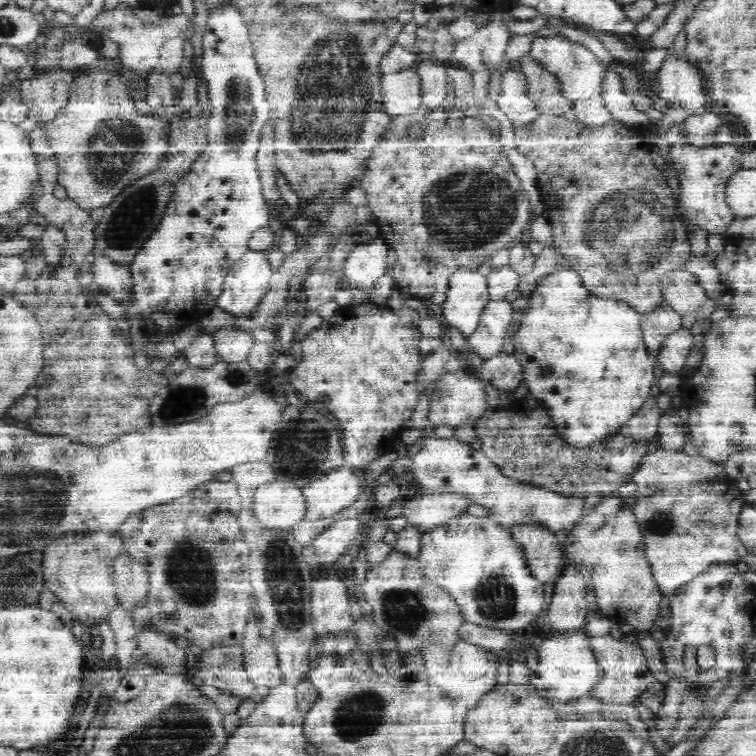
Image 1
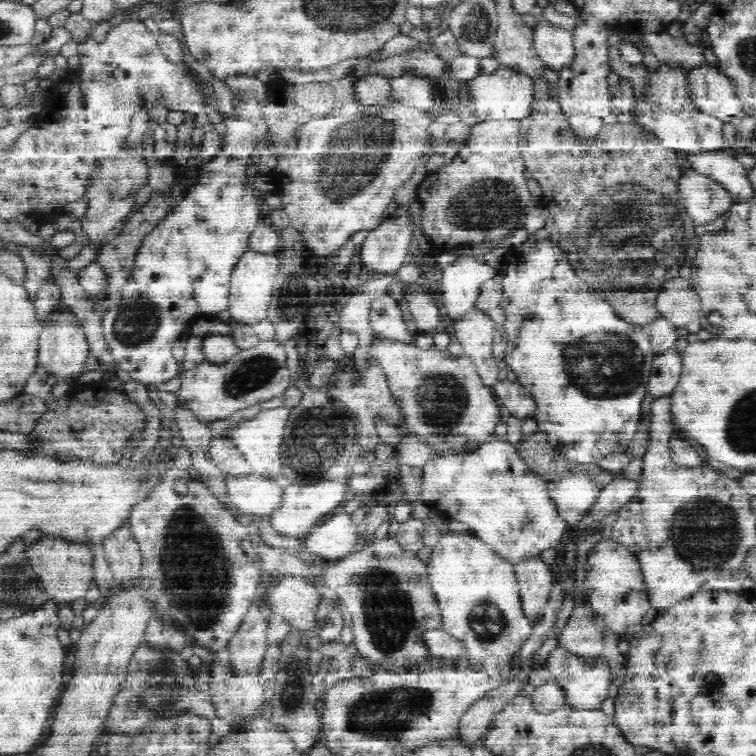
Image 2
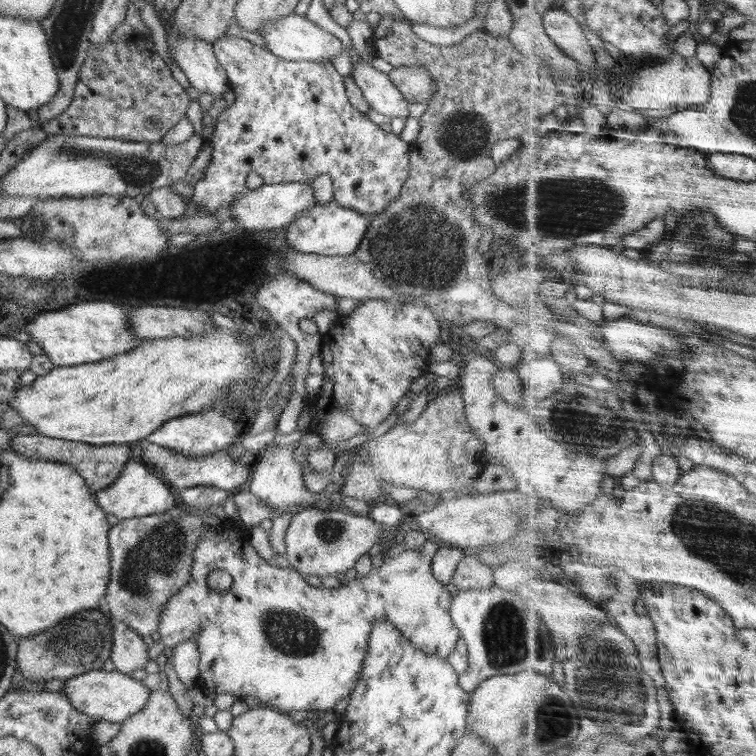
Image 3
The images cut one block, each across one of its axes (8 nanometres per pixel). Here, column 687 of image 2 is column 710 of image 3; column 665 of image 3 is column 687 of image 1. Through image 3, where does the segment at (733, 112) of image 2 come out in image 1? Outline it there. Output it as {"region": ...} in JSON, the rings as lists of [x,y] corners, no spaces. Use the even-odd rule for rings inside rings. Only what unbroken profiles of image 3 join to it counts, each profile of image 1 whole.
{"region":[[[671,53],[664,59],[658,72],[658,97],[666,102],[669,110],[700,110],[707,104],[702,80],[702,74],[693,64],[690,64],[681,54]]]}

